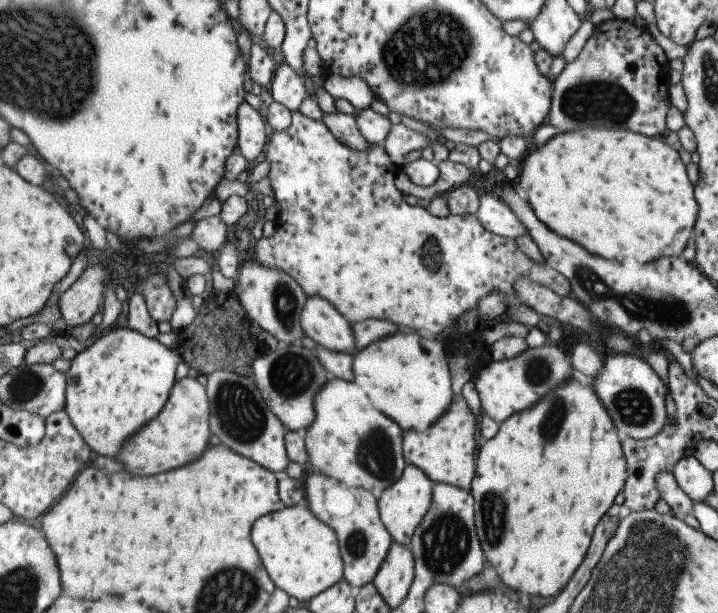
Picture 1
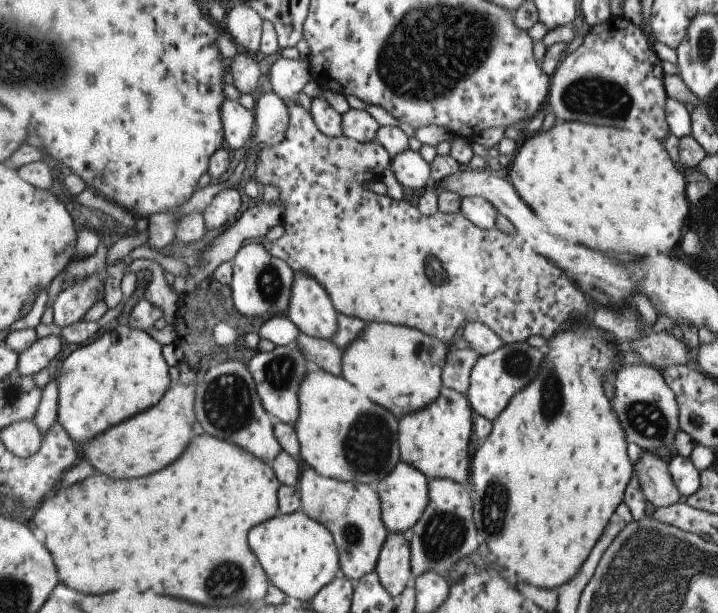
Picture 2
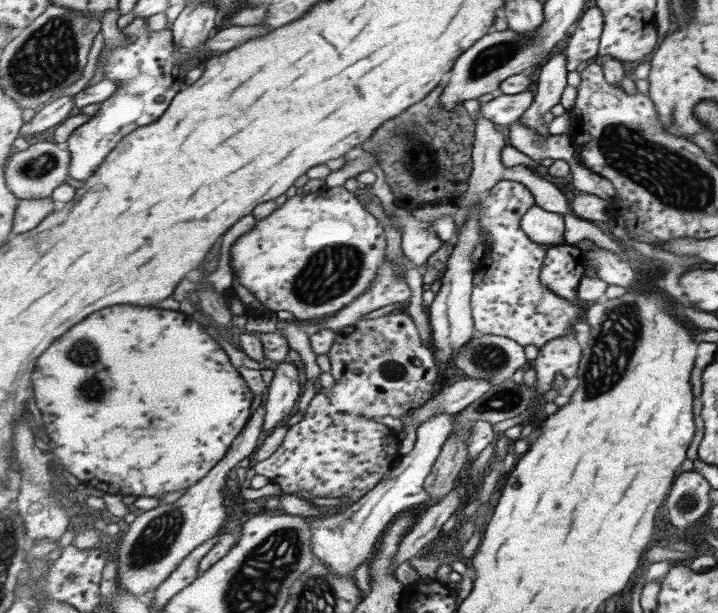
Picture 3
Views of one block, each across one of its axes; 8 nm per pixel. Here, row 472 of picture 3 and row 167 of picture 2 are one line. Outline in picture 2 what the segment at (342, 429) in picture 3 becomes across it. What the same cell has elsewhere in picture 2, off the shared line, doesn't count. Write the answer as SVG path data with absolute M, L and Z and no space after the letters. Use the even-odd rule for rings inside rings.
M287 99L284 101L290 112L290 125L285 140L281 144L272 147L269 145L263 146L256 166L258 182L265 186L276 185L279 190L280 200L286 204L283 224L285 232L279 239L269 245L269 249L277 258L285 259L295 273L298 270L304 270L314 276L327 288L331 300L339 313L360 318L366 323L382 322L405 325L419 329L421 332L443 342L455 338L459 329L464 327L465 324L480 322L491 327L506 344L527 342L527 338L531 338L531 336L542 336L548 340L557 330L561 330L565 324L571 321L571 314L577 312L585 315L585 310L589 306L587 304L587 295L566 273L563 268L563 260L549 258L549 254L543 254L541 248L529 244L519 233L507 234L497 227L487 230L482 229L461 212L445 214L439 211L434 215L426 215L419 210L417 205L413 206L413 204L409 204L405 200L394 200L391 196L379 195L367 190L365 184L379 181L381 173L387 170L387 166L390 166L392 156L389 151L377 140L362 143L345 135L338 137L326 135L316 125L310 111L307 112L303 106L297 103L297 100Z

